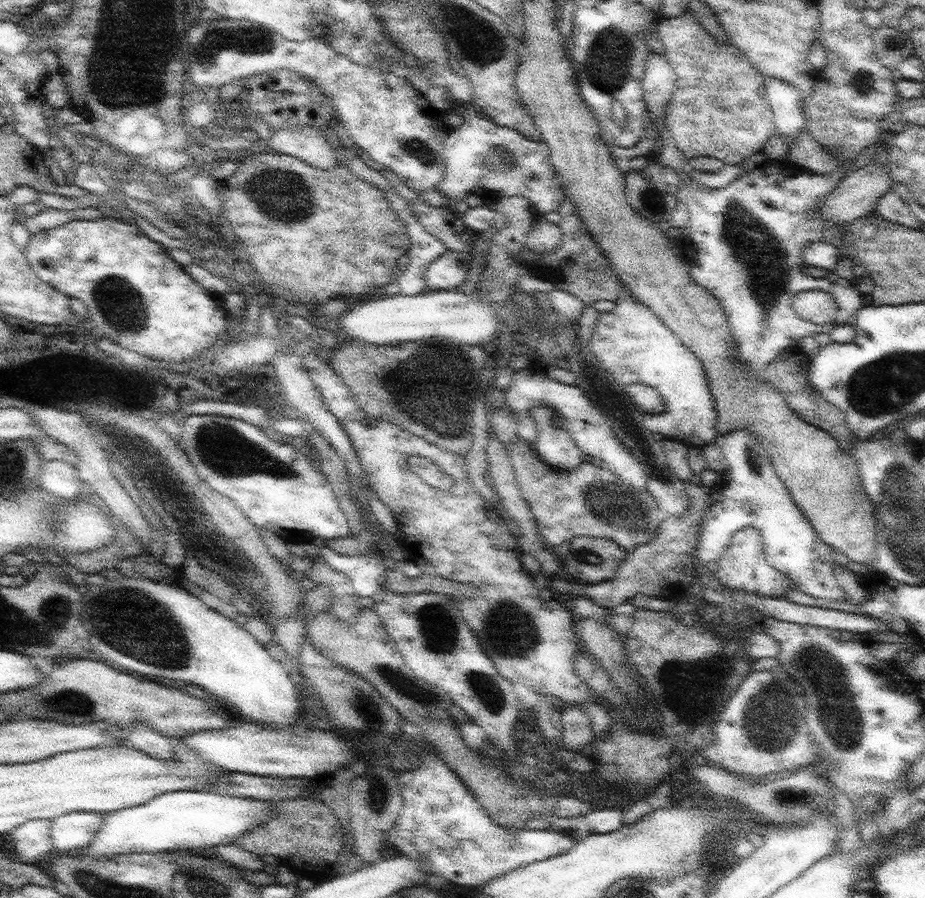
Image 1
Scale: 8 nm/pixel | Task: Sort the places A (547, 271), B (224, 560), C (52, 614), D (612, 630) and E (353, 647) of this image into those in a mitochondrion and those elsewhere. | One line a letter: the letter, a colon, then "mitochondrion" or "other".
A: mitochondrion
B: other
C: mitochondrion
D: other
E: other

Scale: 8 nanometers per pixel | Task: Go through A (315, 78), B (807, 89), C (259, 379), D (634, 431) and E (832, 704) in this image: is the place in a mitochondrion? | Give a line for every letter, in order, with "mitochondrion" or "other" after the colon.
A: other
B: other
C: other
D: other
E: mitochondrion

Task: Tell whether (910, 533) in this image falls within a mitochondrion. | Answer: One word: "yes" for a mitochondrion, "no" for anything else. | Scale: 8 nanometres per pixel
yes

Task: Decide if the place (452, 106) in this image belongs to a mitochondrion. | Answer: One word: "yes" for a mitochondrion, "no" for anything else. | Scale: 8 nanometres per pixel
no

